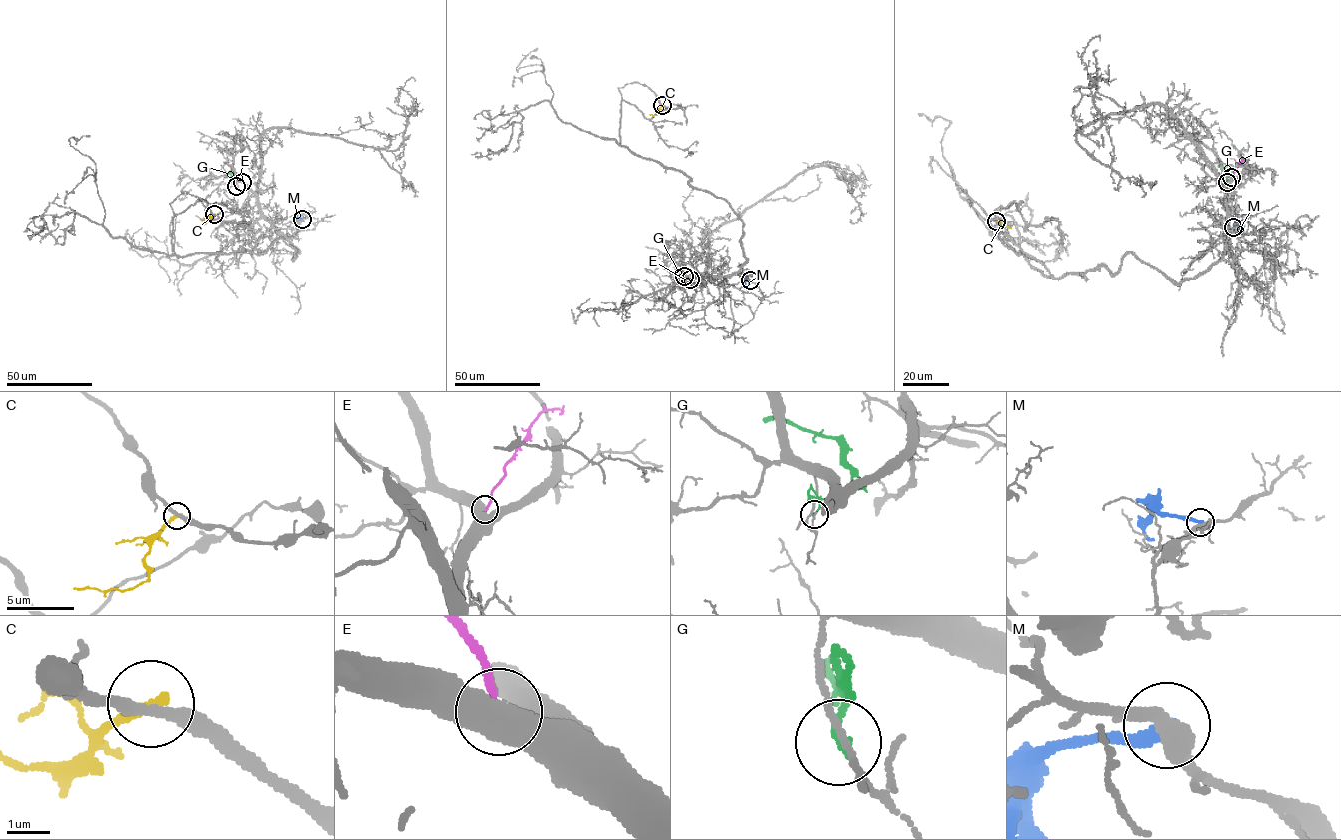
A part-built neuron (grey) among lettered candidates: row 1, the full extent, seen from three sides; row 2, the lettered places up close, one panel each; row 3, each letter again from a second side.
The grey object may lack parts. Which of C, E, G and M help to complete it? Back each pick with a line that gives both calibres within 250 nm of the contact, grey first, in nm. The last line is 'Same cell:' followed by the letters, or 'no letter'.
Same cell: no letter

